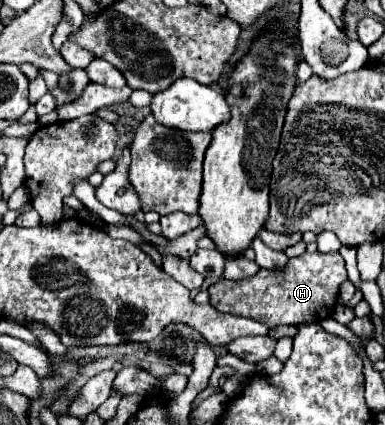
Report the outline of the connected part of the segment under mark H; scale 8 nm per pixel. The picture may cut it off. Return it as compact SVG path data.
M304 251L302 255L290 259L284 269L266 271L262 267L256 275L242 281L230 281L222 277L218 283L208 287L208 293L212 297L212 305L222 313L250 317L264 323L268 329L274 329L278 325L300 327L302 323L320 323L334 313L338 289L344 281L348 281L348 275L344 259L338 251Z

